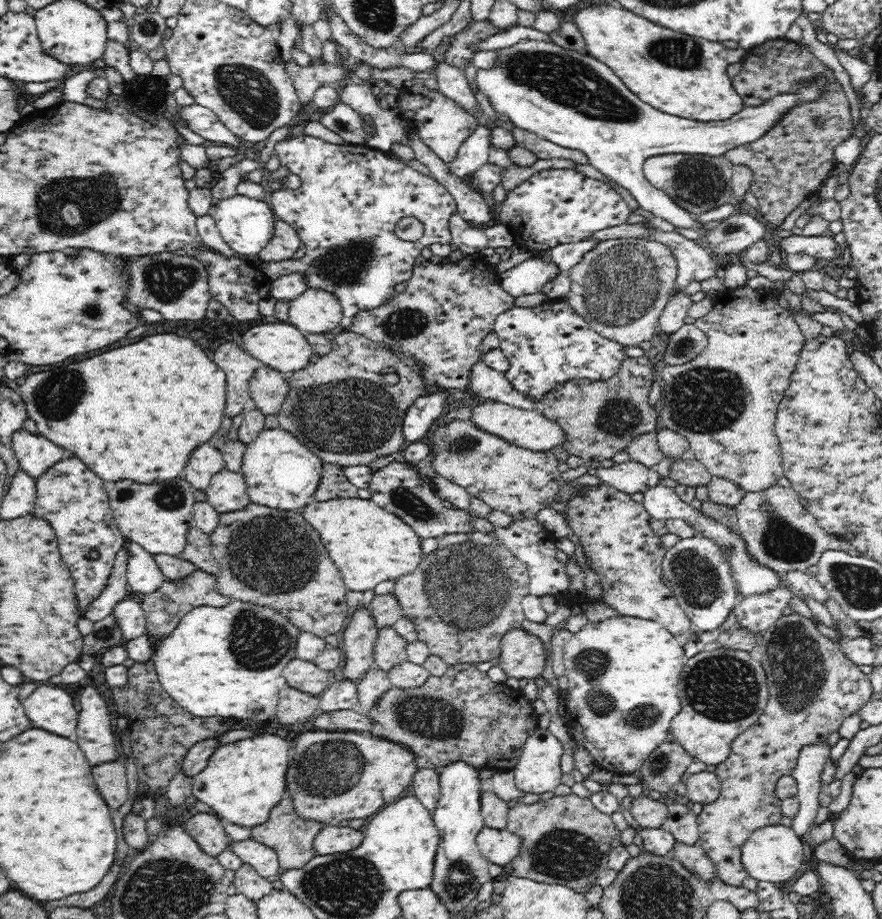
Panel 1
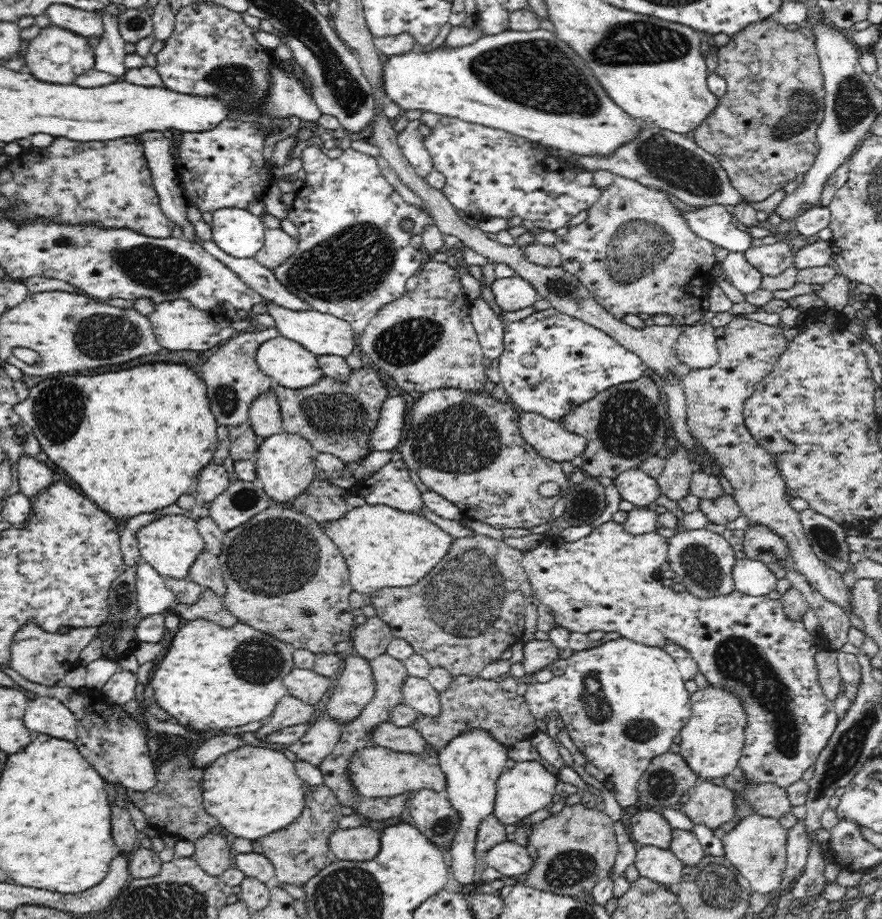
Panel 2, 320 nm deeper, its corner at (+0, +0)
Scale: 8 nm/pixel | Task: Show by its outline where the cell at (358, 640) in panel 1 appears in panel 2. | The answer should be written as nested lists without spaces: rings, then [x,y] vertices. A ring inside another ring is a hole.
[[[356,654],[344,659],[340,678],[335,679],[334,692],[326,702],[326,716],[340,726],[351,723],[360,716],[375,696],[374,677],[368,659]]]

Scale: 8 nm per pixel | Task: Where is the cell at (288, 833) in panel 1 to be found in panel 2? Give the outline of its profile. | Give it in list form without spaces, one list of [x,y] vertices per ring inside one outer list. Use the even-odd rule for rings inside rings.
[[[306,785],[301,815],[287,827],[260,838],[263,854],[274,865],[278,882],[303,888],[330,864],[334,854],[329,847],[329,838],[338,830],[338,820],[343,816],[340,809],[337,796],[326,785]]]

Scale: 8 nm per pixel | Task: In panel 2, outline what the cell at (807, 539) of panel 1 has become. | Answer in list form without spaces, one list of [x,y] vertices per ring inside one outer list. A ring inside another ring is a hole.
[[[752,524],[751,528],[745,532],[743,551],[748,559],[766,564],[778,563],[791,554],[789,547],[781,540],[780,536],[758,524]]]

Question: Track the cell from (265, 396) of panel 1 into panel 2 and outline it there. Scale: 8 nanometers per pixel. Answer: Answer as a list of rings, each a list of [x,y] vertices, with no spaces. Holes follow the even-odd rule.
[[[273,391],[257,396],[249,410],[249,424],[263,439],[283,433],[278,397]]]

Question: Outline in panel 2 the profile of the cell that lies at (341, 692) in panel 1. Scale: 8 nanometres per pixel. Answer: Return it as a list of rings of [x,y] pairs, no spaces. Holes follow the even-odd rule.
[[[323,715],[298,742],[288,746],[288,750],[300,761],[319,766],[340,740],[341,727],[334,719]]]

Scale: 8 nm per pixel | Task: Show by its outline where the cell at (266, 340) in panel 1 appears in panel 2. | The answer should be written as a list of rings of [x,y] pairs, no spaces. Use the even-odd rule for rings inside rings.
[[[279,337],[267,340],[257,348],[257,365],[275,385],[299,389],[316,384],[323,372],[315,354],[300,343]]]

